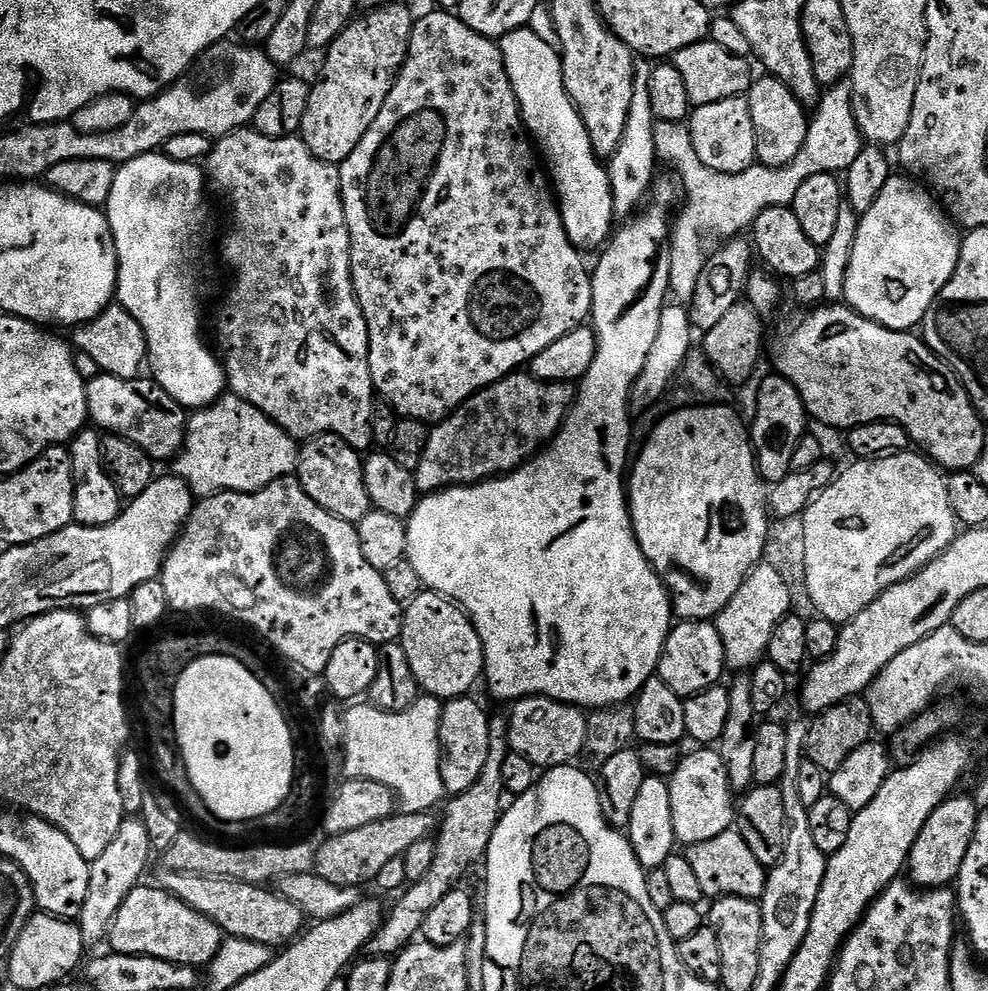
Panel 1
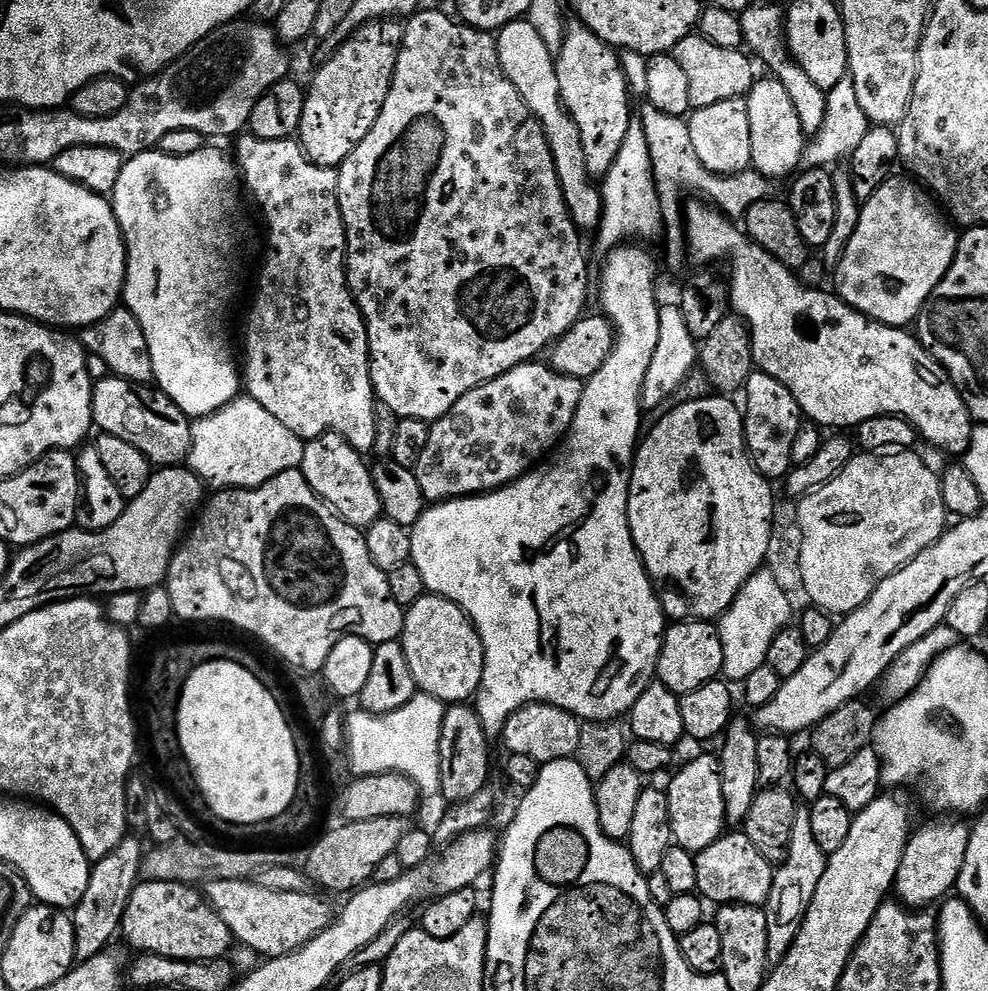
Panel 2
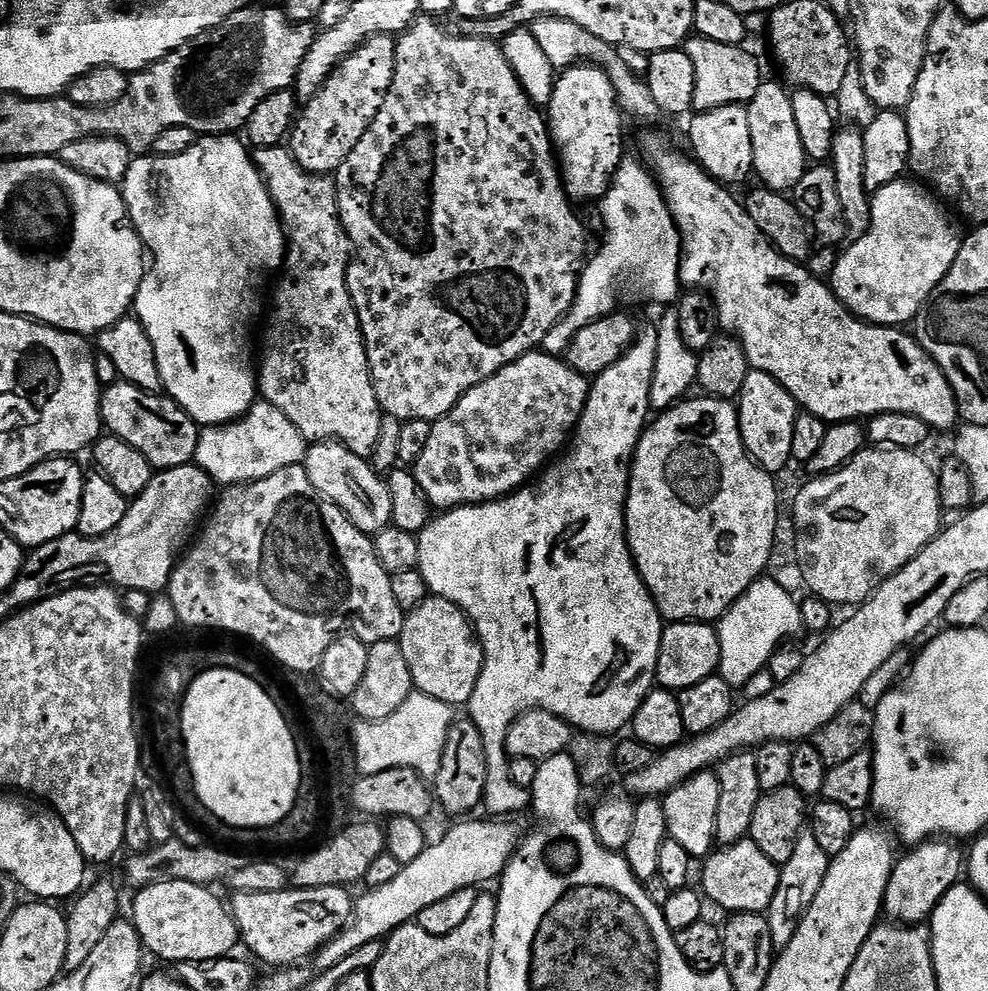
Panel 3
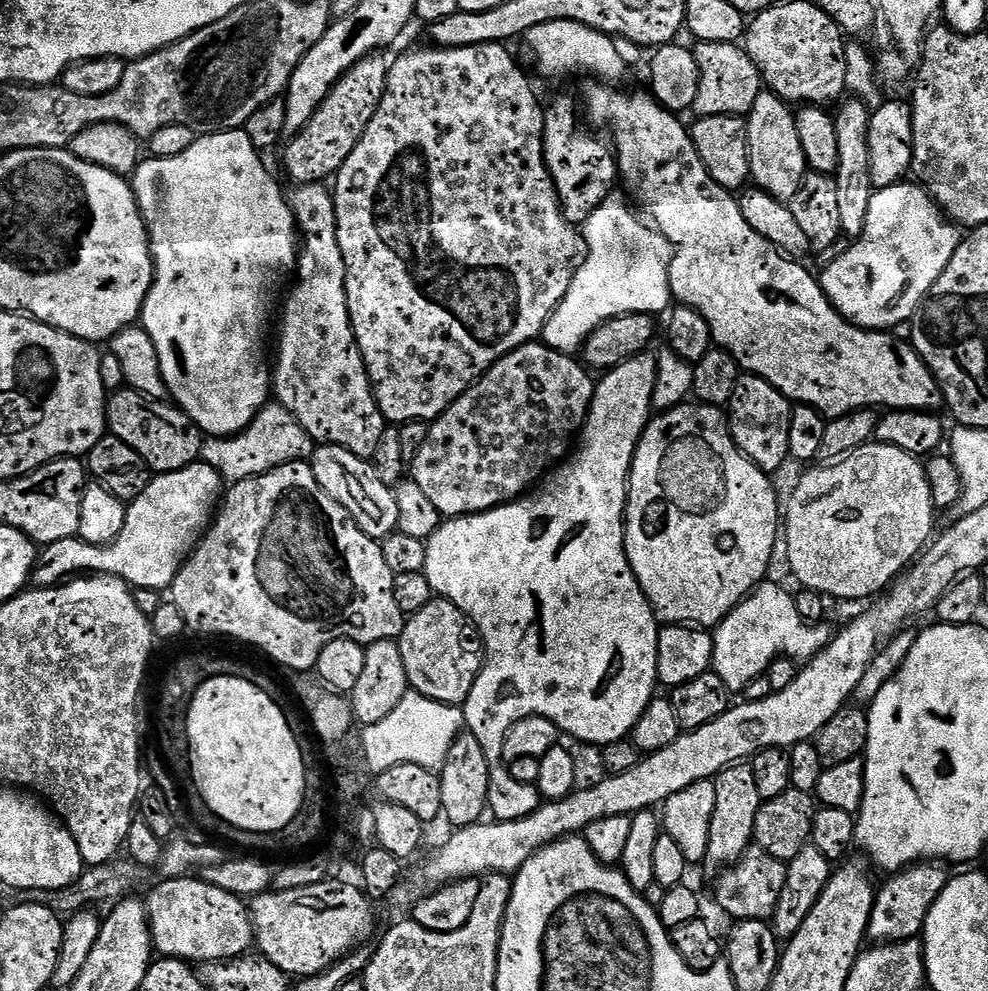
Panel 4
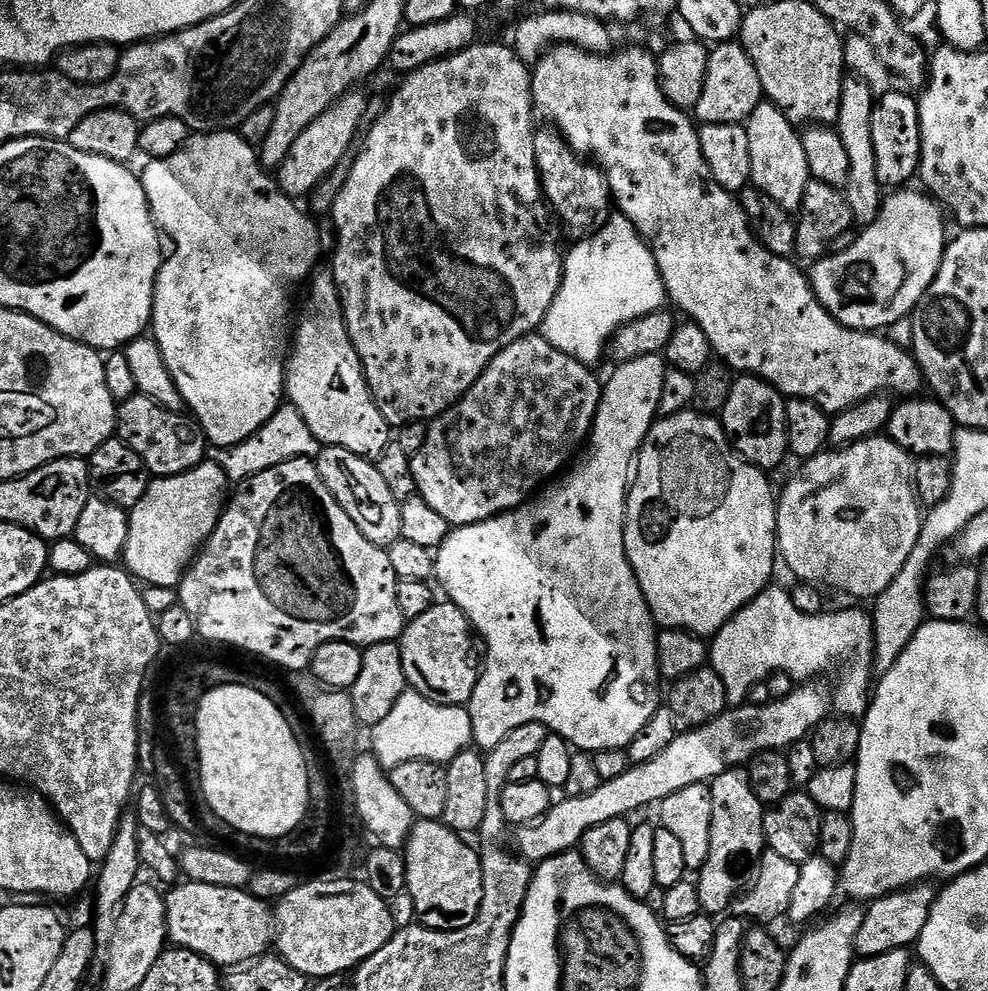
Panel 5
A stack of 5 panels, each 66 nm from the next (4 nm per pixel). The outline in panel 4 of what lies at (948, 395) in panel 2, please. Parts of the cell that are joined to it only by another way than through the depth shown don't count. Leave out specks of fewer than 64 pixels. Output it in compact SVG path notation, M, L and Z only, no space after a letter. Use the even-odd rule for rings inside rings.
M592 82L594 84L588 84L584 88L584 108L583 111L586 113L588 111L588 116L590 119L593 120L596 124L612 124L612 136L610 135L611 143L614 145L614 151L616 153L616 167L618 169L619 175L622 177L622 184L625 184L626 187L629 188L630 191L633 192L634 195L637 196L638 199L641 200L642 203L645 204L646 207L648 207L648 212L650 215L653 216L651 219L654 221L655 227L659 229L659 231L662 233L665 241L670 245L670 259L668 261L668 285L670 286L670 290L672 291L673 297L683 307L686 308L693 308L694 310L698 310L698 314L702 314L702 318L706 318L706 322L710 326L710 330L712 331L712 342L713 345L717 349L724 349L726 352L729 353L737 361L739 364L739 367L743 369L745 373L754 375L754 376L760 376L765 380L766 382L770 382L770 386L774 386L776 389L778 389L781 394L784 396L787 396L789 401L795 402L796 404L808 404L811 408L818 409L822 415L824 415L826 418L831 418L834 416L849 416L851 412L858 412L864 409L868 410L876 410L879 409L879 404L885 404L883 407L888 410L895 410L897 408L914 408L917 410L932 410L935 409L937 406L936 400L938 396L938 385L936 382L936 379L932 376L932 371L928 369L926 366L926 362L924 359L921 358L920 355L916 352L915 348L912 347L911 343L907 339L899 340L898 337L892 336L896 334L889 334L887 331L884 330L869 330L866 328L857 328L856 325L849 322L849 320L845 320L843 316L840 315L839 312L837 312L836 307L831 304L831 302L828 301L828 296L824 292L824 289L820 287L819 279L815 275L811 276L810 273L807 272L806 269L803 268L803 263L797 262L795 259L789 258L784 255L784 253L779 252L777 248L773 246L773 244L768 244L766 242L766 238L762 238L762 234L758 234L751 226L750 222L746 222L746 218L742 214L742 210L740 209L740 202L739 199L729 189L723 188L722 186L718 186L718 182L714 182L714 178L710 178L710 174L706 170L706 166L702 162L702 158L698 154L698 150L694 146L694 142L692 141L692 133L689 131L689 129L686 127L684 128L684 124L679 115L673 114L668 111L667 108L663 108L661 104L659 104L658 101L656 101L656 97L649 94L647 91L644 92L636 92L633 94L633 96L627 96L624 92L615 92L617 90L611 83L603 83L603 82Z

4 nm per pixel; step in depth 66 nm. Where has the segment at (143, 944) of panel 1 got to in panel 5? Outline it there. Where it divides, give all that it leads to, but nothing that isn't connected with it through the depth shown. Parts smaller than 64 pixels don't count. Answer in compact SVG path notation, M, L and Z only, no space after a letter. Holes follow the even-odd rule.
M180 882L167 889L164 902L167 939L177 948L205 956L221 969L227 970L235 964L263 956L273 943L269 907L244 888Z

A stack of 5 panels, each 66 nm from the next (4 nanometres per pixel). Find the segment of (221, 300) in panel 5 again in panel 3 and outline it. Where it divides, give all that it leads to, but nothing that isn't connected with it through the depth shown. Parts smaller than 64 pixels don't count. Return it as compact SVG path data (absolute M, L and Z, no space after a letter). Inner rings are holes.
M232 134L223 136L201 135L190 150L186 150L177 156L158 156L155 154L140 154L133 159L126 178L122 181L124 205L128 208L128 219L132 221L132 227L140 235L150 263L147 265L144 277L140 283L140 289L136 295L134 316L142 322L146 334L150 334L150 342L154 342L154 354L158 358L158 370L164 383L163 391L171 396L181 408L185 408L201 426L215 426L218 424L231 424L239 420L252 409L258 400L258 364L252 361L252 323L260 316L260 303L265 303L266 296L260 291L264 288L268 276L264 272L279 273L284 265L286 255L286 237L284 223L280 221L280 211L272 196L268 193L268 187L264 184L264 177L256 169L256 161L249 145L243 139Z

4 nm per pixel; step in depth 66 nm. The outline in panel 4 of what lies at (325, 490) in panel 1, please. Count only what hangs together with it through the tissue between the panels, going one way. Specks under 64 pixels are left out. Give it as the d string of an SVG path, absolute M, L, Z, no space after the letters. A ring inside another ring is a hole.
M322 444L313 451L310 463L314 470L314 478L359 528L370 539L383 541L385 536L391 536L397 531L398 502L395 491L378 478L371 463L365 457L355 456L350 450L339 448L336 444Z

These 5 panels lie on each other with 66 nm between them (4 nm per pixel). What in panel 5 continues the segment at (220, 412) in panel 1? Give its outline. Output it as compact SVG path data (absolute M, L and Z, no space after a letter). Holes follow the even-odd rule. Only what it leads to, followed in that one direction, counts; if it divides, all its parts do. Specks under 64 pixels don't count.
M285 403L270 418L270 422L263 424L254 435L229 448L216 448L214 454L211 453L210 460L222 466L229 481L239 482L294 458L315 458L319 456L321 447L320 440L310 434L310 426L306 426L302 414L298 414L293 404Z

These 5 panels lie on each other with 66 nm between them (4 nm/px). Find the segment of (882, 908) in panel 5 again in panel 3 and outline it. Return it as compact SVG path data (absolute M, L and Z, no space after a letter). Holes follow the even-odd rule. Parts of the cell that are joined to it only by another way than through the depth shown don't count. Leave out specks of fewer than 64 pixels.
M933 838L915 845L897 859L890 874L884 895L883 915L901 926L920 926L931 917L932 911L946 894L948 888L961 883L966 868L966 856L955 848L955 843L944 838Z

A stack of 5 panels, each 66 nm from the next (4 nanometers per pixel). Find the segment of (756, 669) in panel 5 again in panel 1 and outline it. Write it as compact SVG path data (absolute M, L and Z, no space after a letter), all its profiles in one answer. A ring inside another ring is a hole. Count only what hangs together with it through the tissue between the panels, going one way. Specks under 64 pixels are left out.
M761 562L744 579L744 585L734 598L715 617L714 623L724 643L724 658L732 670L748 670L765 659L770 634L783 616L789 615L789 600L786 585L773 566Z

